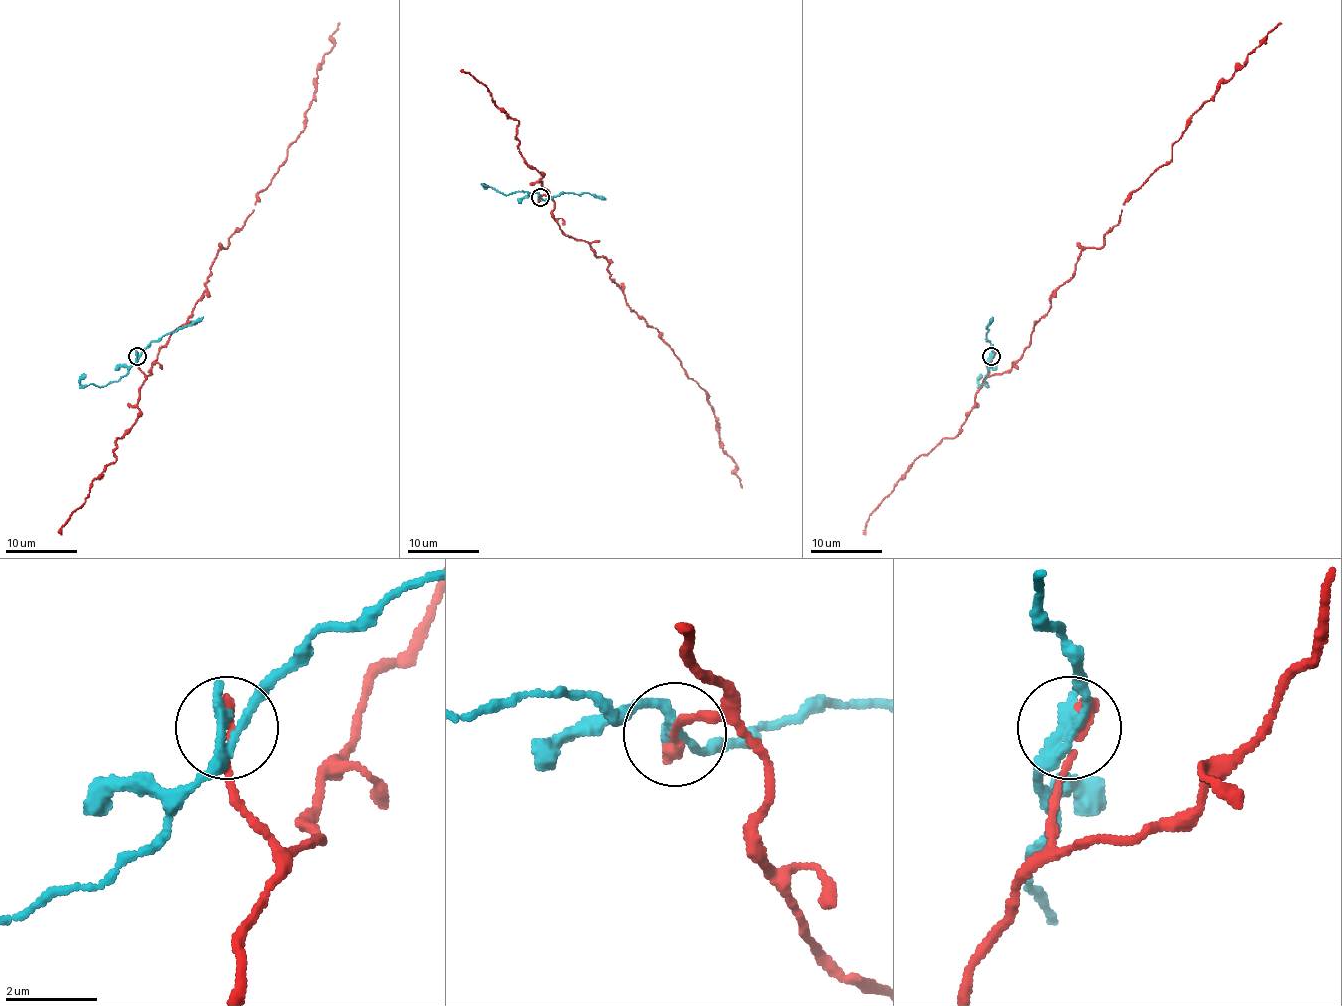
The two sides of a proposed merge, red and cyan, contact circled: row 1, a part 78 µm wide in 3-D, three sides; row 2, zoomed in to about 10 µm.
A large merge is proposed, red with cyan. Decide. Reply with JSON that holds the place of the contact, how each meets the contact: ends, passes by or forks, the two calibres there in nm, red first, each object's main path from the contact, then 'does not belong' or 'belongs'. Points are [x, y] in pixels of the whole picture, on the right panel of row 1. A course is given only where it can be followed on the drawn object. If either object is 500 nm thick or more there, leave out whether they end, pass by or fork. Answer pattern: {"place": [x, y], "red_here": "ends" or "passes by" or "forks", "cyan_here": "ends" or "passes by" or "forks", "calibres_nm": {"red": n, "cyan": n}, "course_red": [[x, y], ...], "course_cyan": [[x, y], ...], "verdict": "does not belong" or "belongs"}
{"place": [991, 356], "red_here": "ends", "cyan_here": "passes by", "calibres_nm": {"red": 320, "cyan": 260}, "course_red": [[991, 356], [988, 374], [1002, 374], [1022, 354], [1080, 253], [1104, 244], [1187, 121], [1282, 23]], "course_cyan": [[991, 356], [986, 365], [984, 381], [988, 386], [979, 384], [981, 374]], "verdict": "does not belong"}

